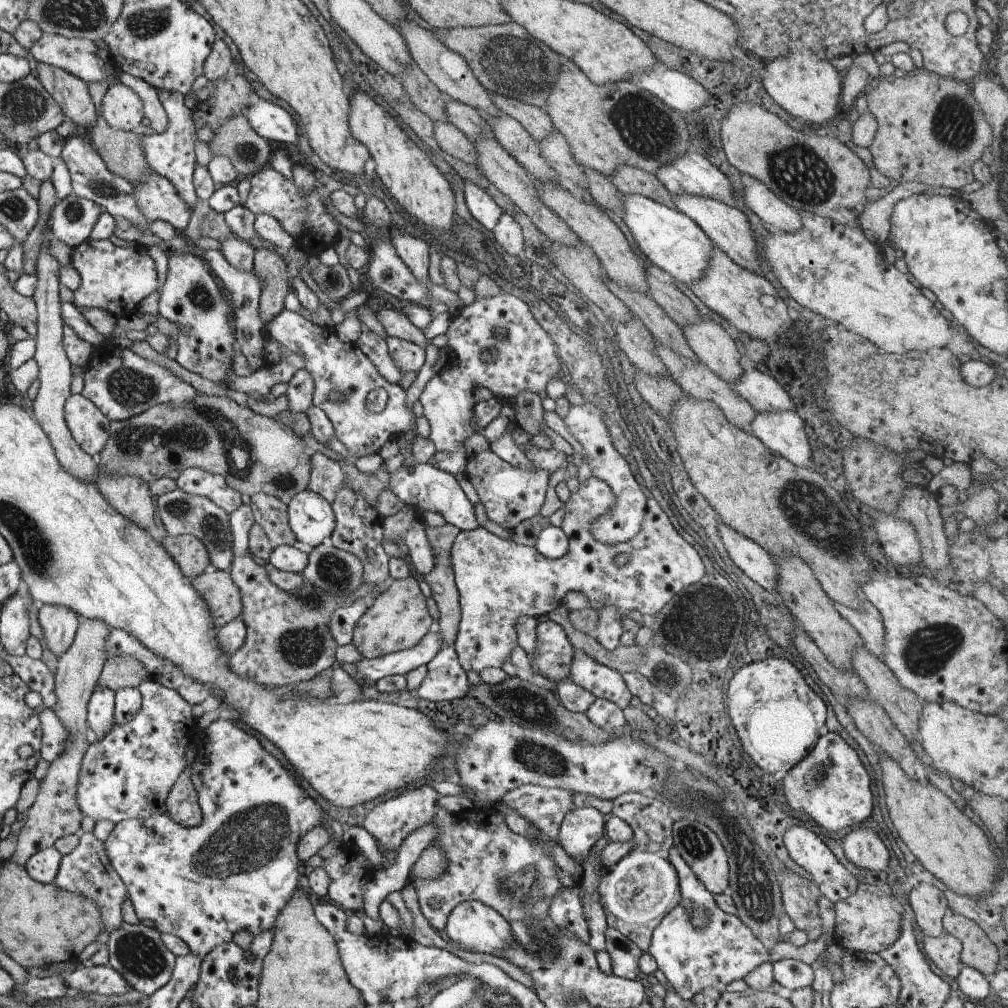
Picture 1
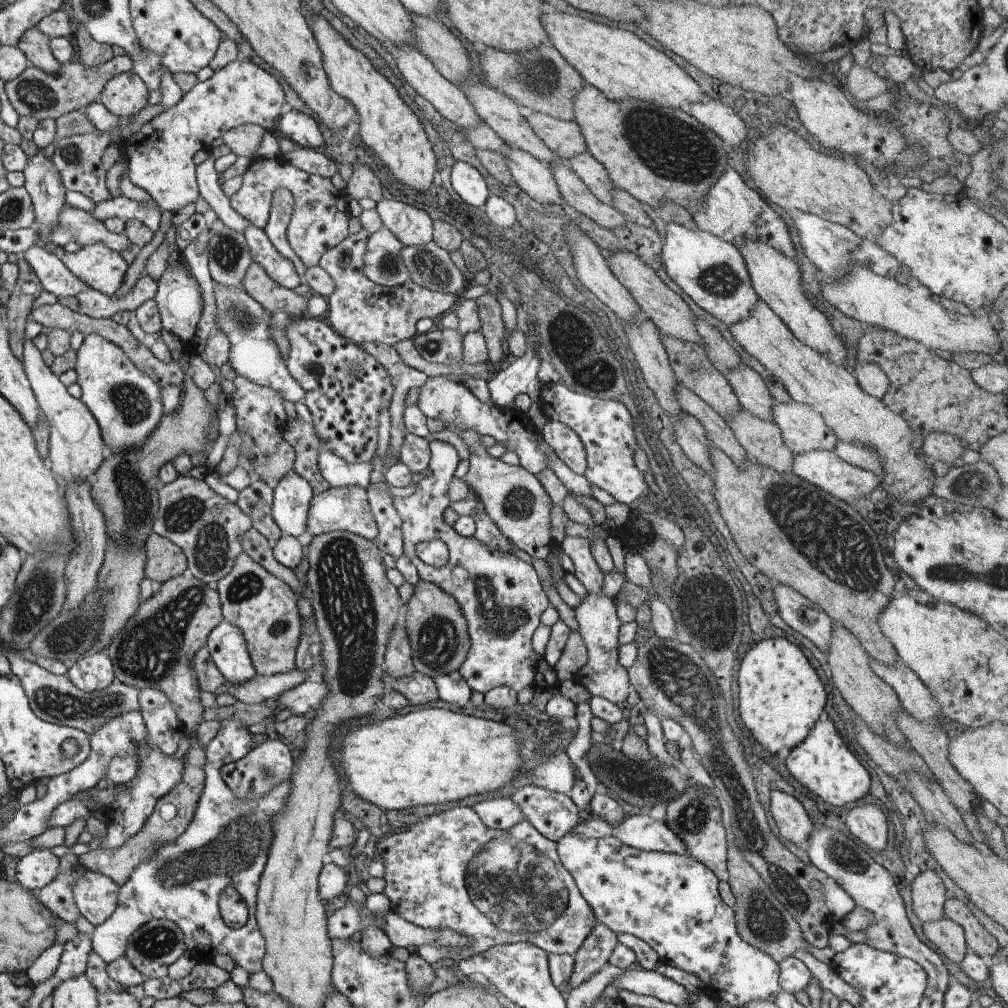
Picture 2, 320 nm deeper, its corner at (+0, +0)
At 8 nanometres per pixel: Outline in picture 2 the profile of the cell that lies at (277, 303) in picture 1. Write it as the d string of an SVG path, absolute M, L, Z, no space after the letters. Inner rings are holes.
M256 262L248 268L242 285L246 293L270 314L284 312L291 318L305 315L308 296L300 296L293 289L284 288Z

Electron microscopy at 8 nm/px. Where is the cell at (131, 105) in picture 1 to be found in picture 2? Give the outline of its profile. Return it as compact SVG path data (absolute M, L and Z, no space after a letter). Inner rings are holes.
M132 70L114 76L105 85L98 100L107 110L120 119L130 119L150 108L150 88Z

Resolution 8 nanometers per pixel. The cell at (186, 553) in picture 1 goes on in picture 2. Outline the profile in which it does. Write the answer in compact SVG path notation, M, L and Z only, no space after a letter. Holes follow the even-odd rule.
M151 533L149 540L146 540L145 548L146 557L149 558L149 562L146 563L145 574L150 581L155 580L162 584L175 577L188 574L189 558L186 557L184 550L173 544L168 538Z

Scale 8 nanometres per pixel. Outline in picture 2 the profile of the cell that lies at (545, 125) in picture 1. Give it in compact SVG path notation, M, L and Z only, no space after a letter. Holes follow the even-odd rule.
M534 111L526 120L534 133L560 159L568 161L572 156L587 152L584 136L576 122L562 121L540 111Z

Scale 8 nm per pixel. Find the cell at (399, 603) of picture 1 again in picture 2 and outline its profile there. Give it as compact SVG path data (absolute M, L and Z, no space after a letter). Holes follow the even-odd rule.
M400 622L394 626L390 632L390 639L386 644L386 654L384 654L385 668L390 672L392 678L406 678L414 674L414 664L412 664L412 648L406 632L406 624Z

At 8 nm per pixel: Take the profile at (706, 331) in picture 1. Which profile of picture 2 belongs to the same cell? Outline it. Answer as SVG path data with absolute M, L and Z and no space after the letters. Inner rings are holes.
M743 363L738 368L726 372L725 377L738 398L739 404L750 414L772 421L772 402L766 382L760 371L753 370Z

